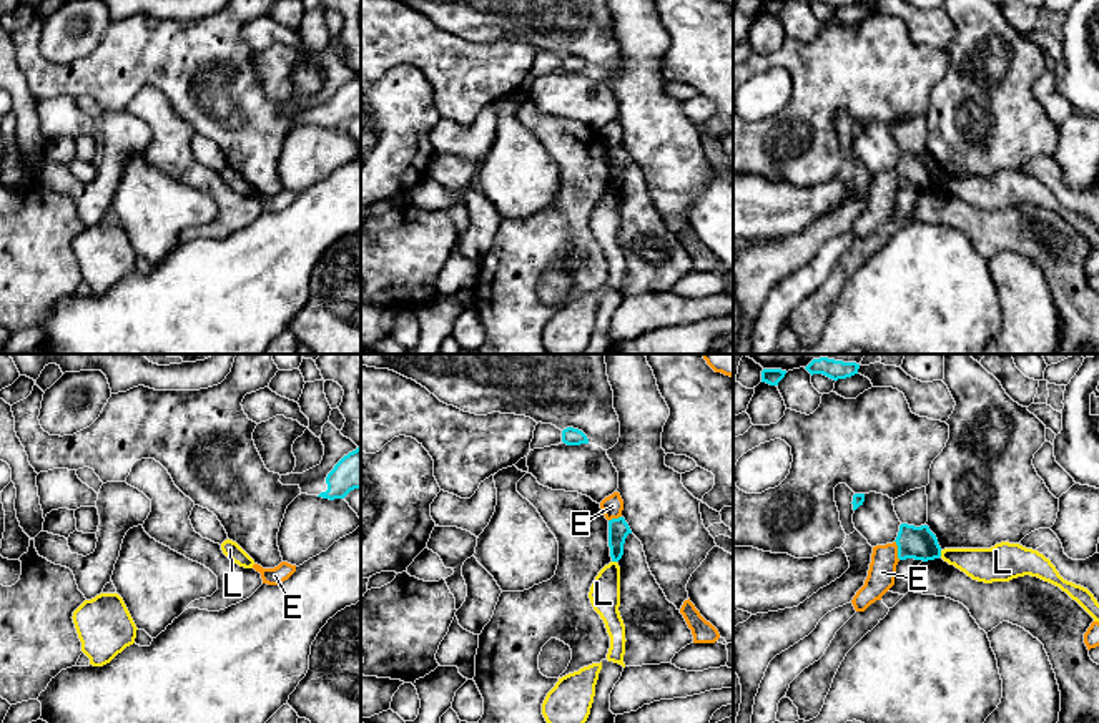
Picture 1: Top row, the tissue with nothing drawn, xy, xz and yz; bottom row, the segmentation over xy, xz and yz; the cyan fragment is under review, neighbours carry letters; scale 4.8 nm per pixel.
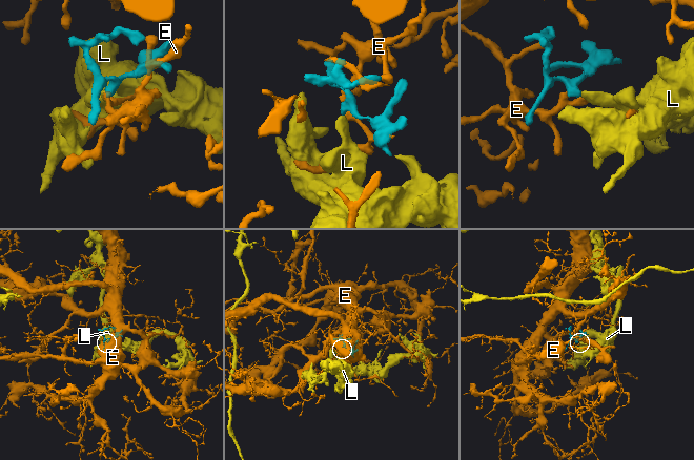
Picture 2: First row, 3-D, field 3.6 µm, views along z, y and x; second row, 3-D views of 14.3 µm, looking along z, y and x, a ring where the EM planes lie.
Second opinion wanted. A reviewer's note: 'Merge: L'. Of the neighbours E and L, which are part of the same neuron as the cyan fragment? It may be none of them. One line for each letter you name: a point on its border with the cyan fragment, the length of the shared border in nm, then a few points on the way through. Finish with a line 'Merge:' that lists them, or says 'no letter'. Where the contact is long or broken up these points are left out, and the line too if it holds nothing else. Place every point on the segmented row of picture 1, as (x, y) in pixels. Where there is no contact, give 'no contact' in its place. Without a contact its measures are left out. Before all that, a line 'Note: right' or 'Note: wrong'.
Note: wrong
Merge: no letter

